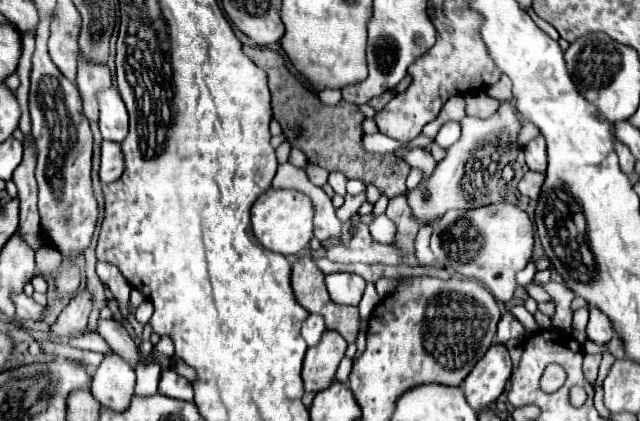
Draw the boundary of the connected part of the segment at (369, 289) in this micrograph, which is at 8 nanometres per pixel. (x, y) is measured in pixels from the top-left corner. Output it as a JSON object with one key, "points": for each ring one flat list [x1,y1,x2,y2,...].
{"points":[[366,285,364,297,362,297,360,305,358,305,358,307,360,307,360,317,362,317,362,319,370,317,372,309,378,305,378,301,380,301,380,297,378,297,378,293,376,293,376,287,374,287,374,285]]}

